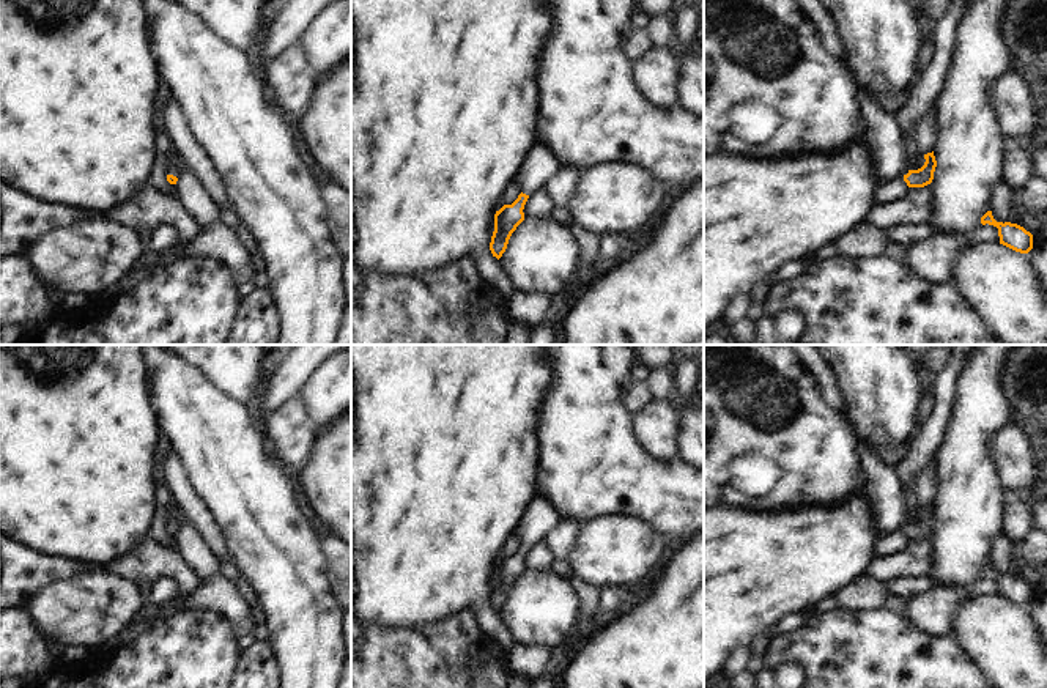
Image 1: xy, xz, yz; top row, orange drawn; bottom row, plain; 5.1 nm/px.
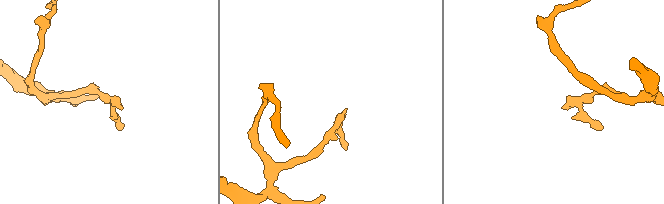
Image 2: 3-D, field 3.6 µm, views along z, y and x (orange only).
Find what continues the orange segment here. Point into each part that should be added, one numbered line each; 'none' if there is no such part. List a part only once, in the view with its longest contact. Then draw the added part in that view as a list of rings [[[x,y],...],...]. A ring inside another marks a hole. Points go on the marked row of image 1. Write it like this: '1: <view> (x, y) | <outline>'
1: xy (175, 166) | [[[172,145],[170,154],[168,154],[167,173],[178,178],[179,173],[184,172],[184,170],[186,170],[186,165],[183,164],[175,146]]]

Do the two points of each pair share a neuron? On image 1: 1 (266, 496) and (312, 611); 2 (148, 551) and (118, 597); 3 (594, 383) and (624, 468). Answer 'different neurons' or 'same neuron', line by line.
1: same neuron
2: different neurons
3: same neuron

